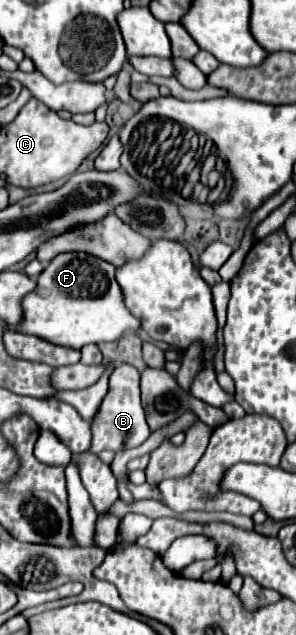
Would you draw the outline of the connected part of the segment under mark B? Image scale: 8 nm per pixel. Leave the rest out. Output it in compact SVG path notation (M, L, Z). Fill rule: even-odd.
M118 364L110 376L110 390L100 404L100 410L92 422L92 444L90 454L98 454L102 450L122 450L142 444L150 436L150 428L144 418L144 410L140 404L140 372L130 364Z

